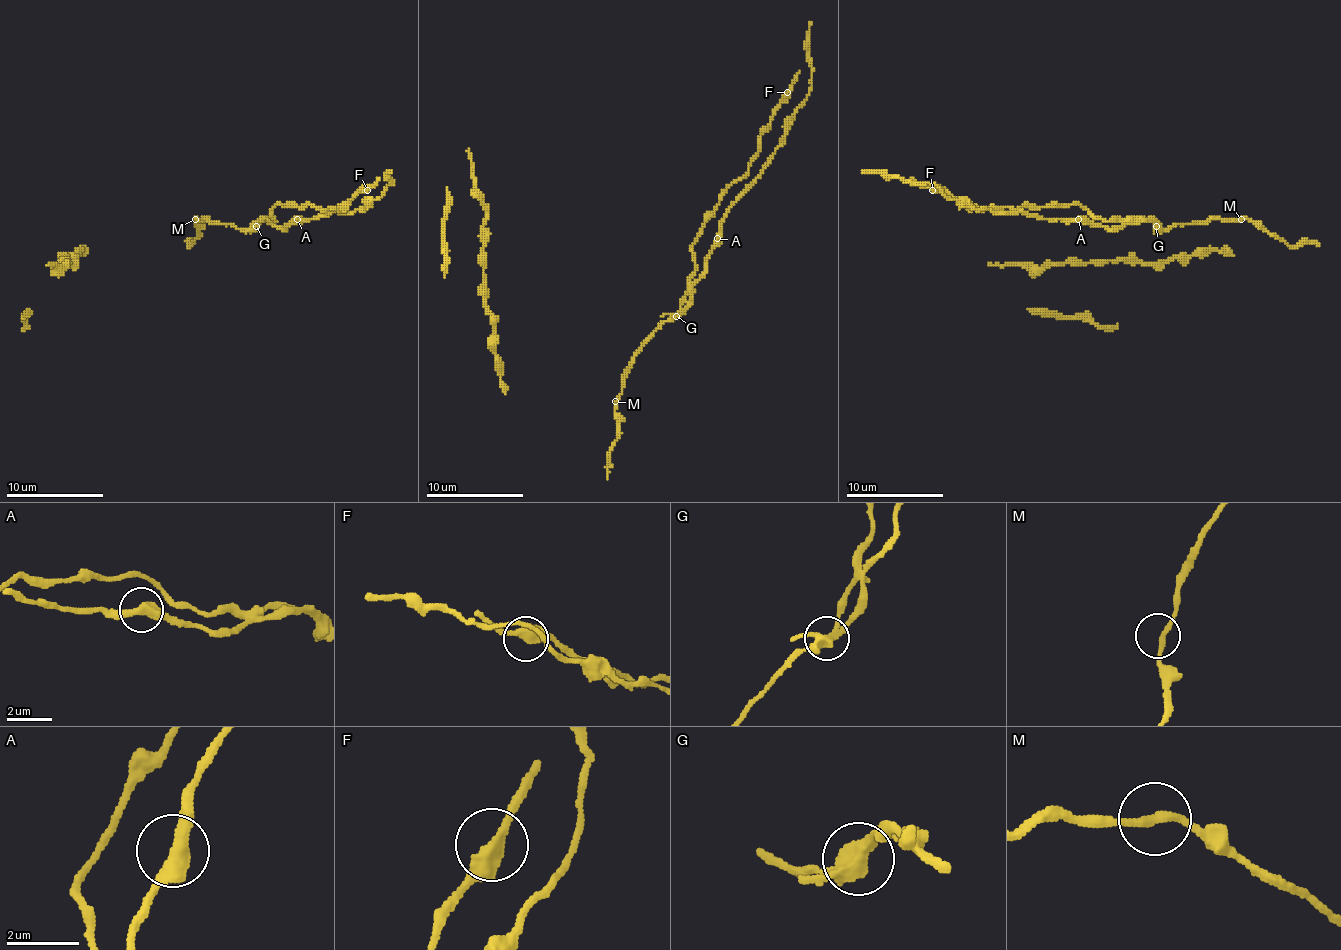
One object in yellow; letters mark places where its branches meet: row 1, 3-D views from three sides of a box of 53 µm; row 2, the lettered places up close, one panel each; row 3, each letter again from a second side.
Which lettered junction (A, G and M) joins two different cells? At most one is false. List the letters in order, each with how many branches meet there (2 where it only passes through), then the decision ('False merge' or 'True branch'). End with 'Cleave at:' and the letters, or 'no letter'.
A: Branches: 2. True branch
G: Branches: 3. False merge
M: Branches: 2. True branch
Cleave at: G

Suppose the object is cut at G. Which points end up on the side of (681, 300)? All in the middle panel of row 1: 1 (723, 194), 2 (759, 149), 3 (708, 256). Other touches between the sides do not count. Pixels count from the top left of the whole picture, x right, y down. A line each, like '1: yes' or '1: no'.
1: yes
2: yes
3: no

